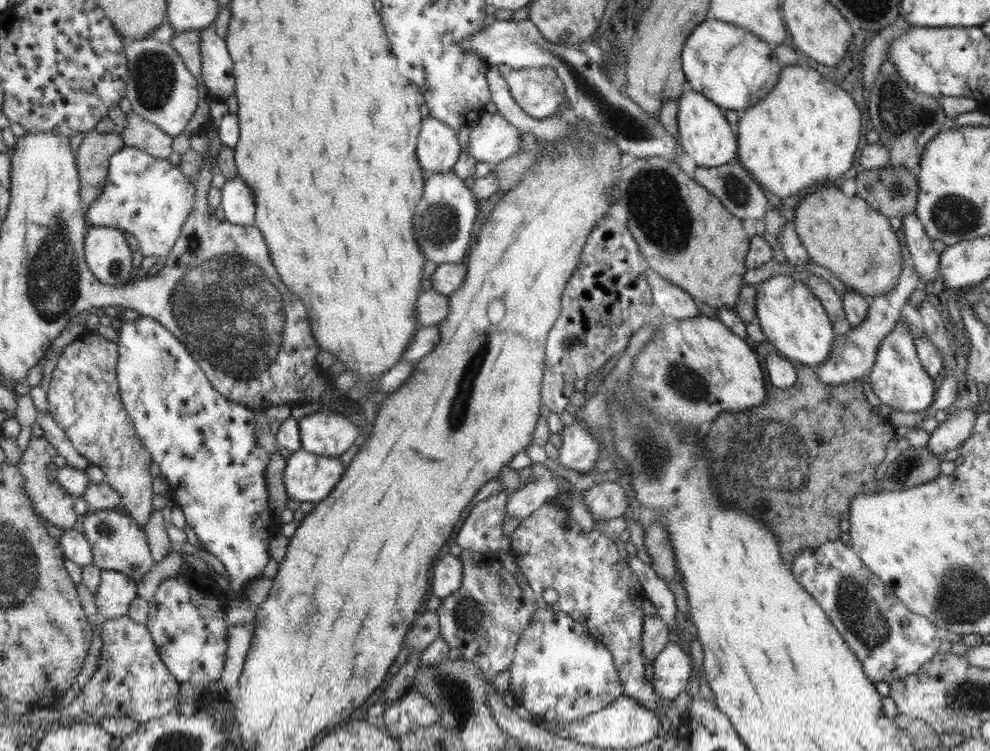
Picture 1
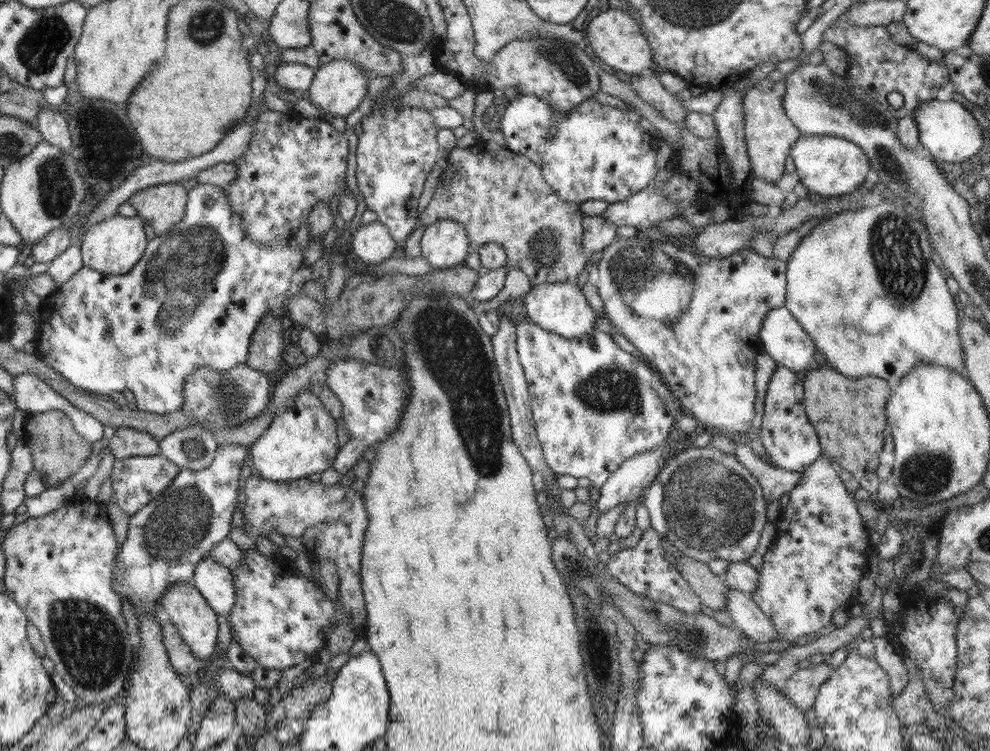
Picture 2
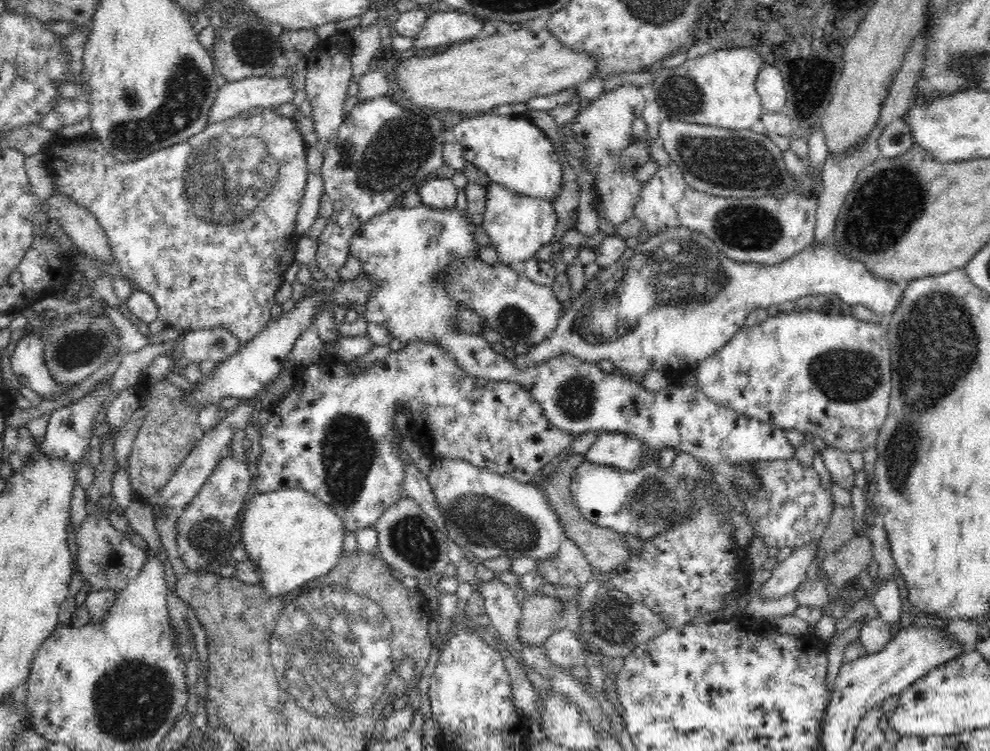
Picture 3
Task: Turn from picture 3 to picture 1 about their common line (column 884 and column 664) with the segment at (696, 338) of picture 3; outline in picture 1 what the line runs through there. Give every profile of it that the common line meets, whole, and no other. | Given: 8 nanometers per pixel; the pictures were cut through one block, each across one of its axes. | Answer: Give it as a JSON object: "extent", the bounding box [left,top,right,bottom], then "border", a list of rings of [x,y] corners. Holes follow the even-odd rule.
{"extent":[646,266,700,321],"border":[[[648,266],[646,280],[651,288],[657,312],[661,313],[667,321],[692,319],[700,314],[699,304],[691,294],[671,284]]]}

